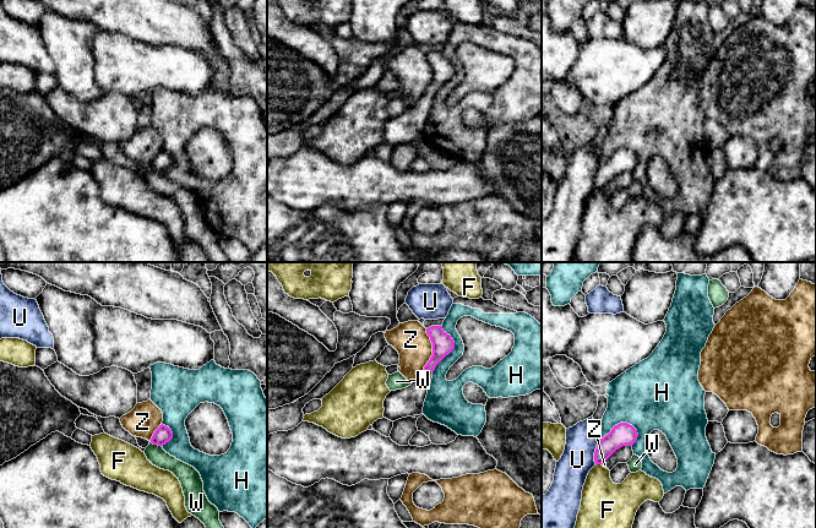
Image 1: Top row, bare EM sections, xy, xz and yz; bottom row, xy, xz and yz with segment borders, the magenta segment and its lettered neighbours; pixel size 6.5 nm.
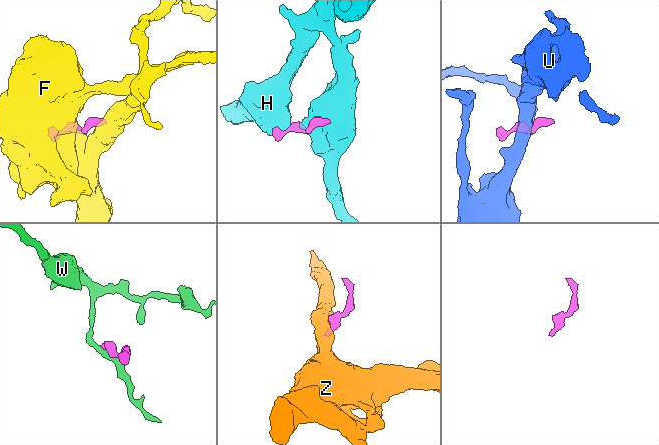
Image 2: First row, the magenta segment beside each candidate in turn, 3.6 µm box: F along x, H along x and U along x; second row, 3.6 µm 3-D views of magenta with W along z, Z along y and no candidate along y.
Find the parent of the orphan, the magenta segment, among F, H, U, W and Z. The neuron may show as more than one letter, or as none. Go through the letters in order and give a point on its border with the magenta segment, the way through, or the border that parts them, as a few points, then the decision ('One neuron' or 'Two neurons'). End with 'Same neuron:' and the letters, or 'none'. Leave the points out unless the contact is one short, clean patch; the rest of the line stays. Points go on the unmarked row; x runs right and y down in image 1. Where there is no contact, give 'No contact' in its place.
F: Touches magenta at yz (598, 189). Two neurons
H: Touches magenta at yz (620, 148). Two neurons
U: Touches magenta at yz (594, 178). Boundary: yz (599, 165), (594, 178), (594, 189). Two neurons
W: Touches magenta at xy (156, 169). Boundary: xy (151, 167), (161, 172). Two neurons
Z: Touches magenta at xz (433, 75). Boundary: xz (426, 54), (426, 60), (431, 69), (431, 82), (423, 94). Two neurons
Same neuron: none

